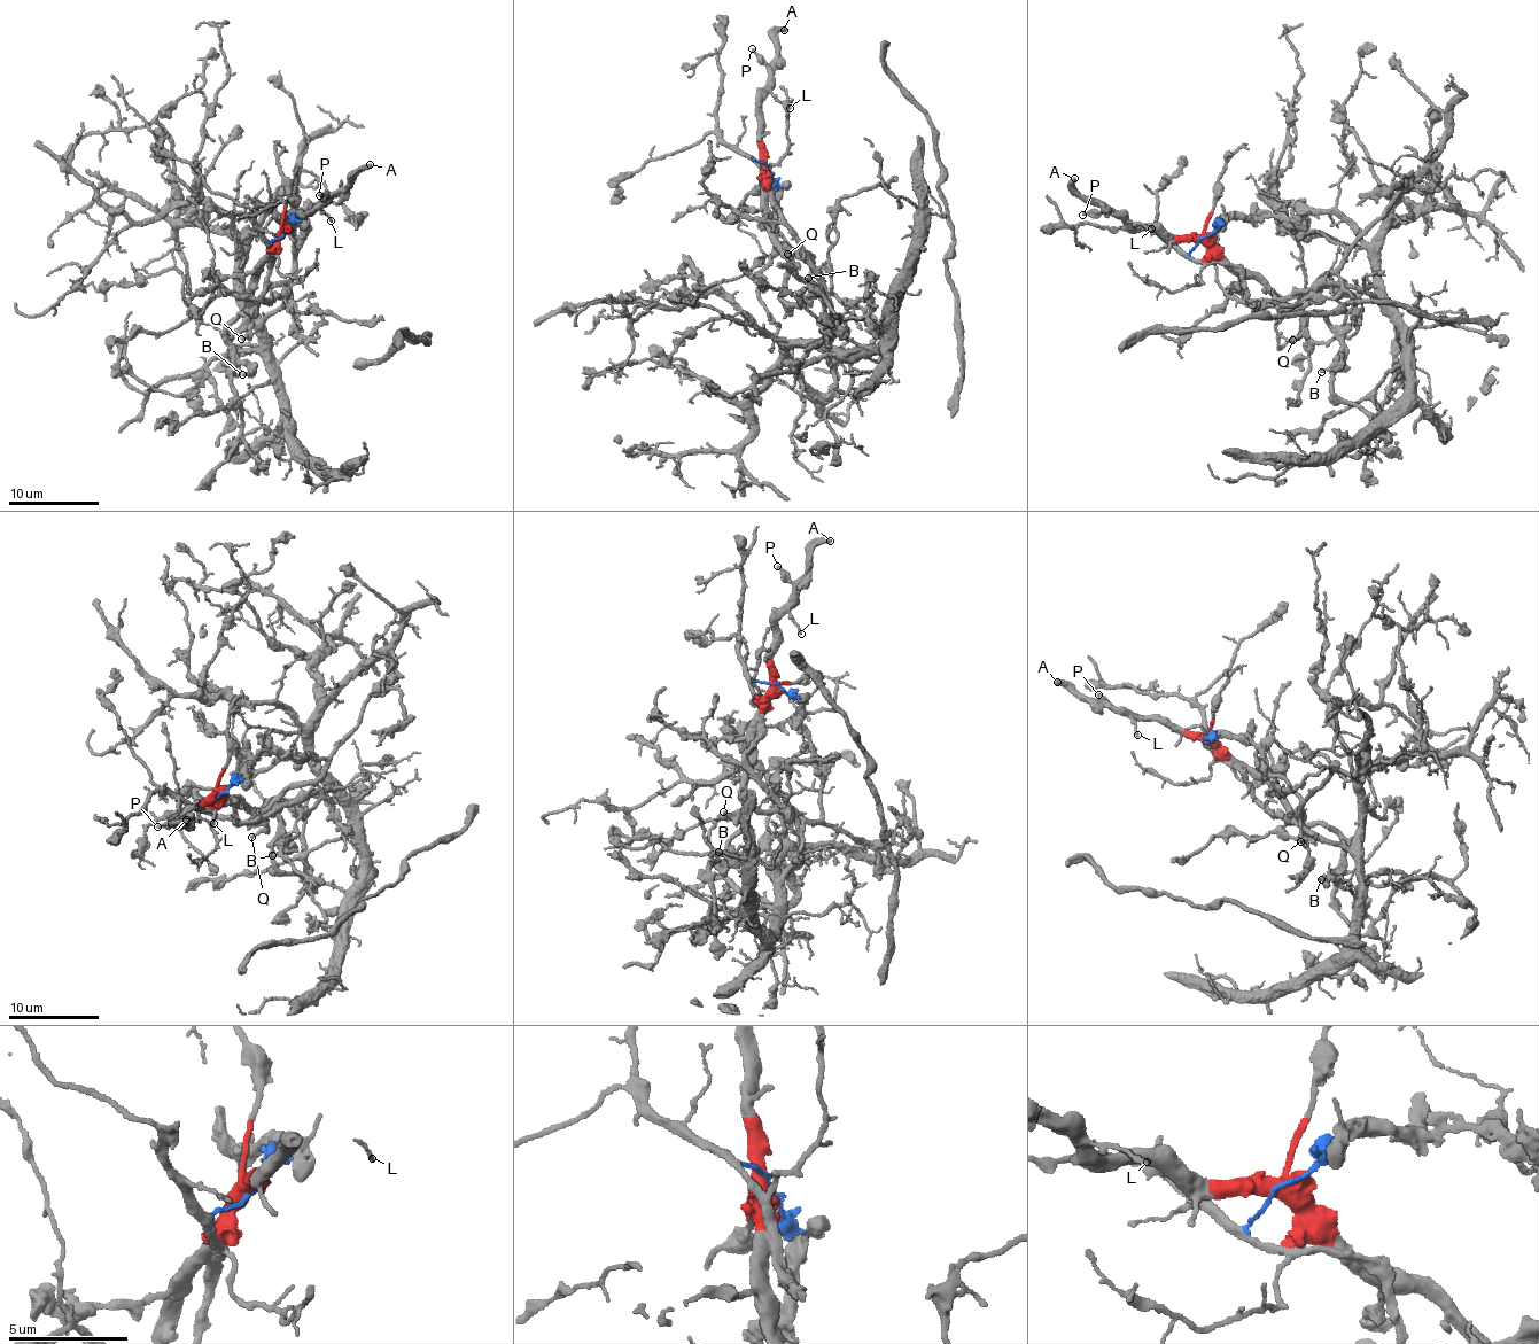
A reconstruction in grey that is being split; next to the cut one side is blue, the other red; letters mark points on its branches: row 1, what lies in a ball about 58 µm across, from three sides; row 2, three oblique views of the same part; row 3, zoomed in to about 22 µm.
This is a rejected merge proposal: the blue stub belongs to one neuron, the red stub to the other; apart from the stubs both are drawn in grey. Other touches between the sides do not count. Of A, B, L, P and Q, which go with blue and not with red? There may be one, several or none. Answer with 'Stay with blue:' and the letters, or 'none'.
Stay with blue: none

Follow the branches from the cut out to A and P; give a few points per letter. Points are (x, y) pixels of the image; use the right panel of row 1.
A: (1203, 238), (1127, 227), (1120, 215), (1103, 211), (1096, 200), (1081, 200), (1074, 179)
P: (1203, 238), (1127, 227), (1120, 217), (1105, 214), (1082, 215)

